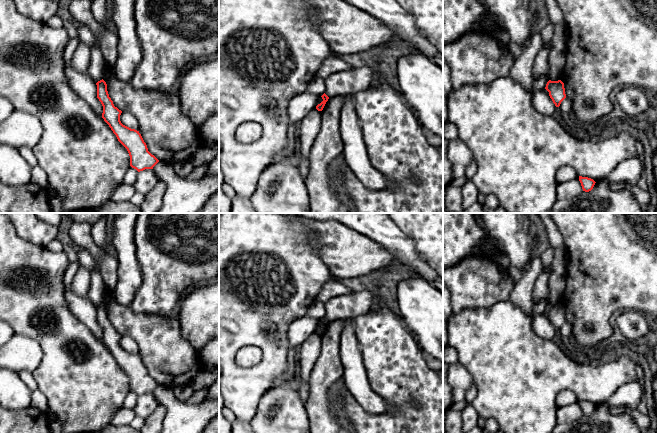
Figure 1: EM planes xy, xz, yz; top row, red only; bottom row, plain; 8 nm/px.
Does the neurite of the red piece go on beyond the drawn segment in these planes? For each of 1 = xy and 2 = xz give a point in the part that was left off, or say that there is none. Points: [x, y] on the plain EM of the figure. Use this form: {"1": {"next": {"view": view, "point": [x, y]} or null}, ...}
{"1": {"next": null}, "2": {"next": null}}

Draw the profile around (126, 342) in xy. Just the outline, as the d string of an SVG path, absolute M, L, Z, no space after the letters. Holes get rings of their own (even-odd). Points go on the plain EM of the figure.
M122 335L120 339L120 345L123 349L139 355L139 347L130 336Z

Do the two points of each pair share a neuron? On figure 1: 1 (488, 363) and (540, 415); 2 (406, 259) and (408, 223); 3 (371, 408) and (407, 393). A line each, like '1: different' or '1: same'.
1: same
2: different
3: different

